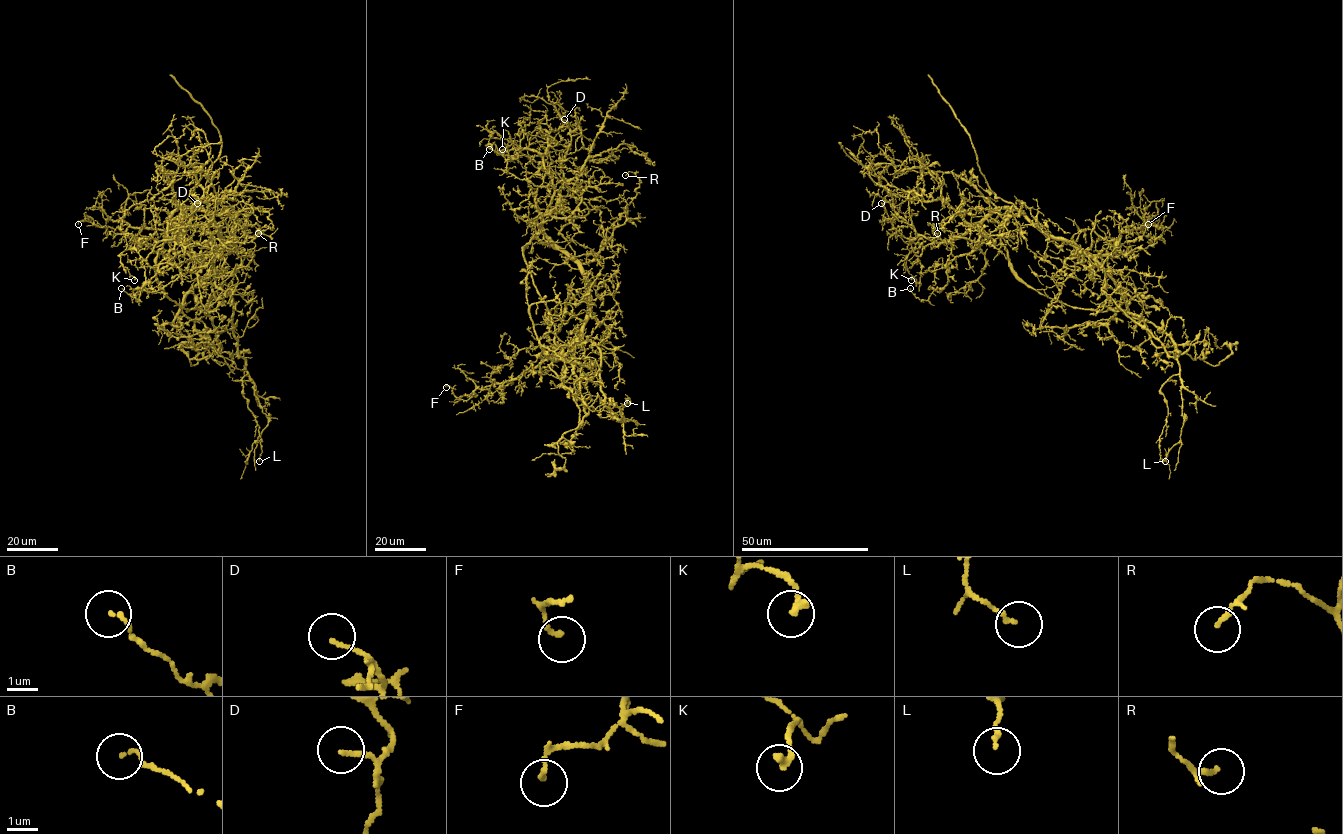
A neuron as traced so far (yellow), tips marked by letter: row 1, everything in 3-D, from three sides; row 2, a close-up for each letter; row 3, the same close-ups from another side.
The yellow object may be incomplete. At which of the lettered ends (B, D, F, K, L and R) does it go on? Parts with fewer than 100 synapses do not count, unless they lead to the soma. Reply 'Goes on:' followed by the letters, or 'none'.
Goes on: none

